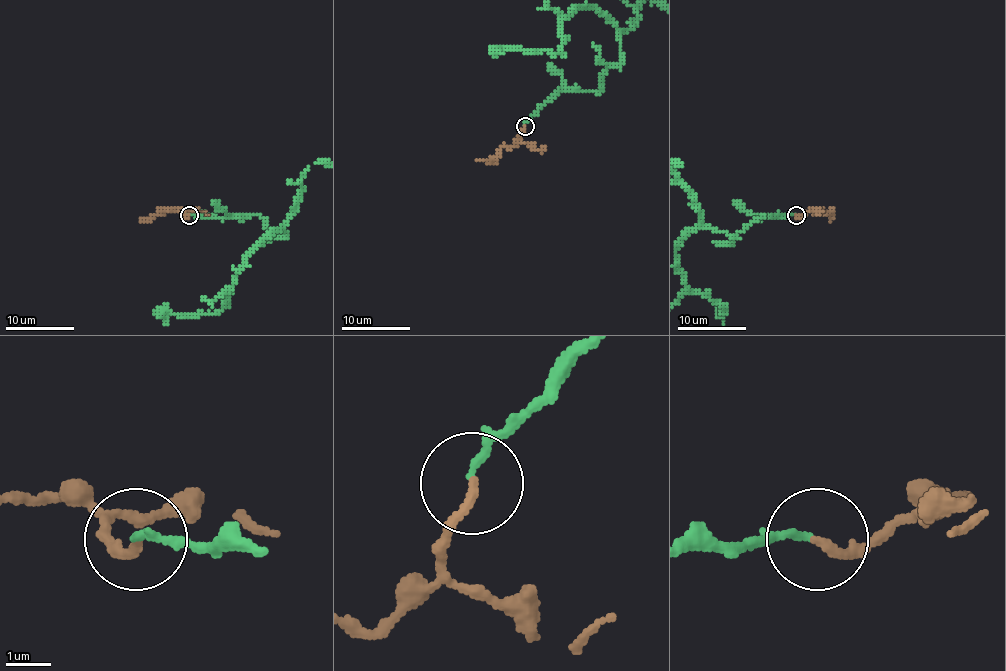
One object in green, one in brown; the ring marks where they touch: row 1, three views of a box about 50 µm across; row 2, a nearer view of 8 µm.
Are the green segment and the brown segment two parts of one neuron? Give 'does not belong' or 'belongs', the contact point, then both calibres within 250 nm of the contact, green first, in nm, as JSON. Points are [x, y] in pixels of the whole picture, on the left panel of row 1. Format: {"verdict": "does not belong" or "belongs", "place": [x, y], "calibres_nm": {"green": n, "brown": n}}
{"verdict": "does not belong", "place": [189, 215], "calibres_nm": {"green": 150, "brown": 200}}

